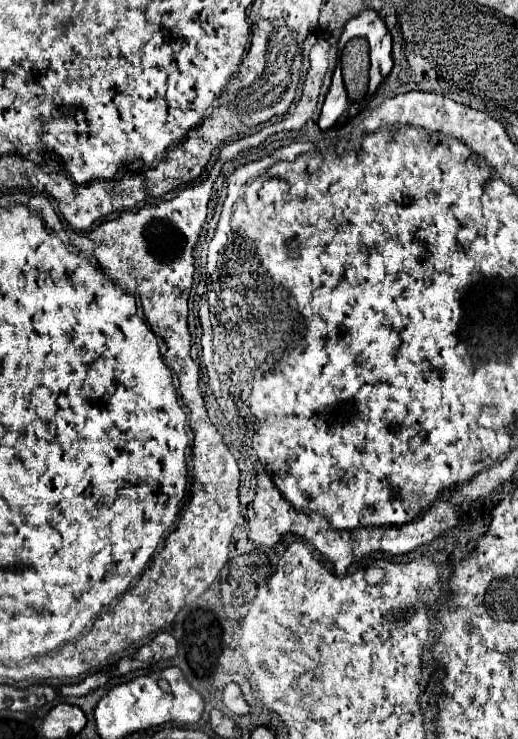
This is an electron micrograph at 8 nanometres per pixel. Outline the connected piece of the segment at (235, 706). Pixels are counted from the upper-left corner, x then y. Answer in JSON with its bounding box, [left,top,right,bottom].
[222,682,250,714]

